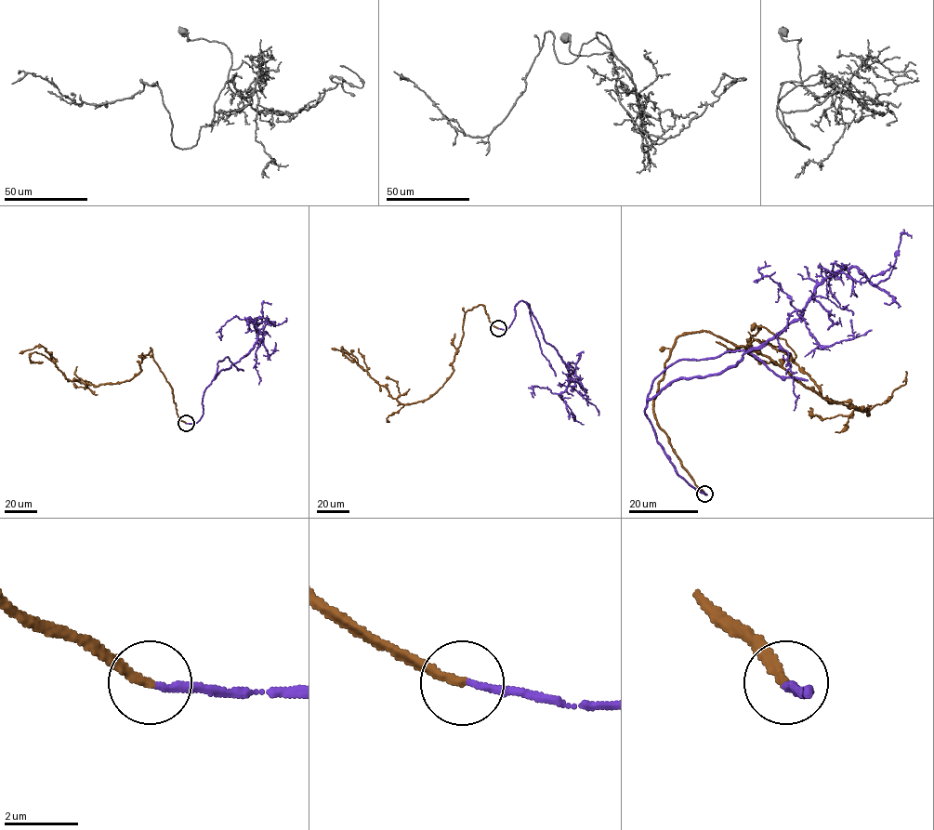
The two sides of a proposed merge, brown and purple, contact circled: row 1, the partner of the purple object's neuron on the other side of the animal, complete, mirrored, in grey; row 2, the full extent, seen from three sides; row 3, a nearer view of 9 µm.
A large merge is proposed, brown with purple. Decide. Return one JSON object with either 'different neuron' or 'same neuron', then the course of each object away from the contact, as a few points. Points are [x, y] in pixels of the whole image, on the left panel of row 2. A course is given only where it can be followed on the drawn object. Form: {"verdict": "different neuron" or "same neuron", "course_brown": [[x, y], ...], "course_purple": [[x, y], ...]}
{"verdict": "same neuron", "course_brown": [[186, 423], [150, 348], [132, 379], [97, 386], [68, 380], [45, 355], [30, 355], [43, 362]], "course_purple": [[187, 423], [200, 420], [218, 373], [253, 349], [258, 331], [247, 318], [257, 326], [262, 303], [270, 305]]}

